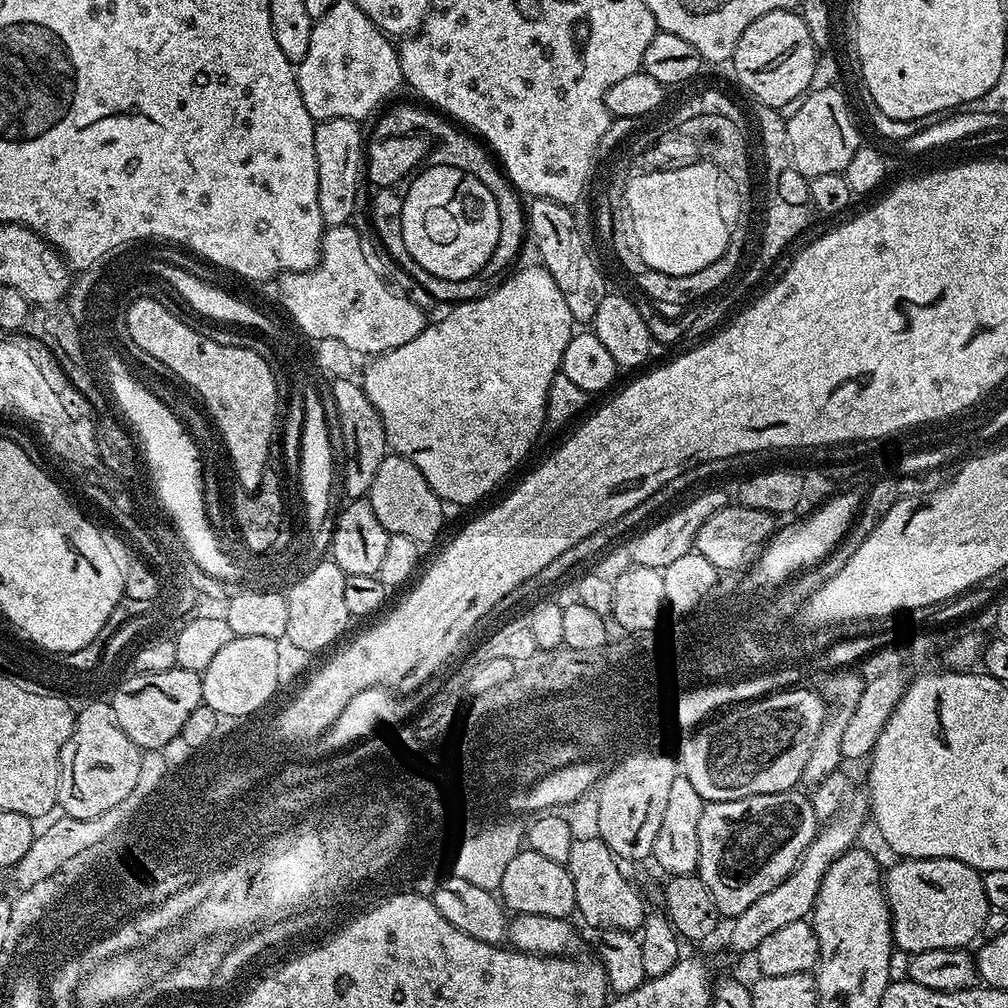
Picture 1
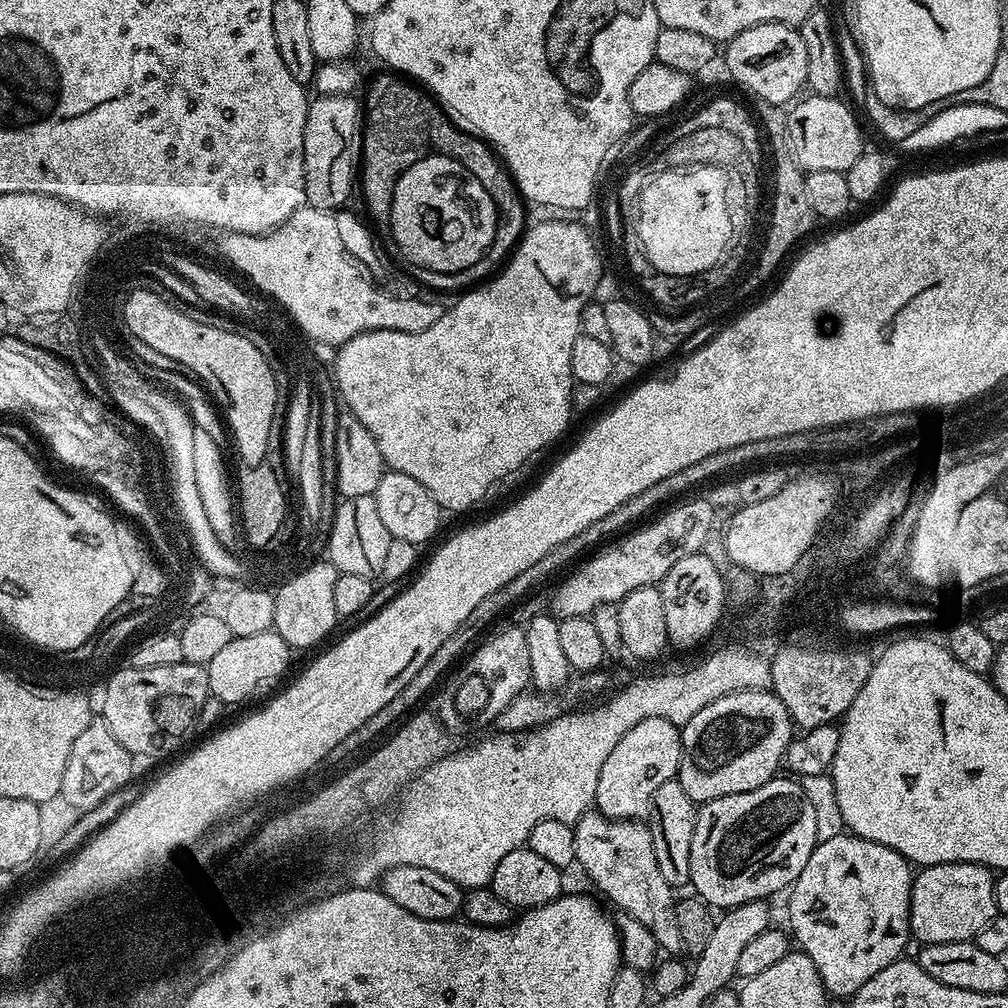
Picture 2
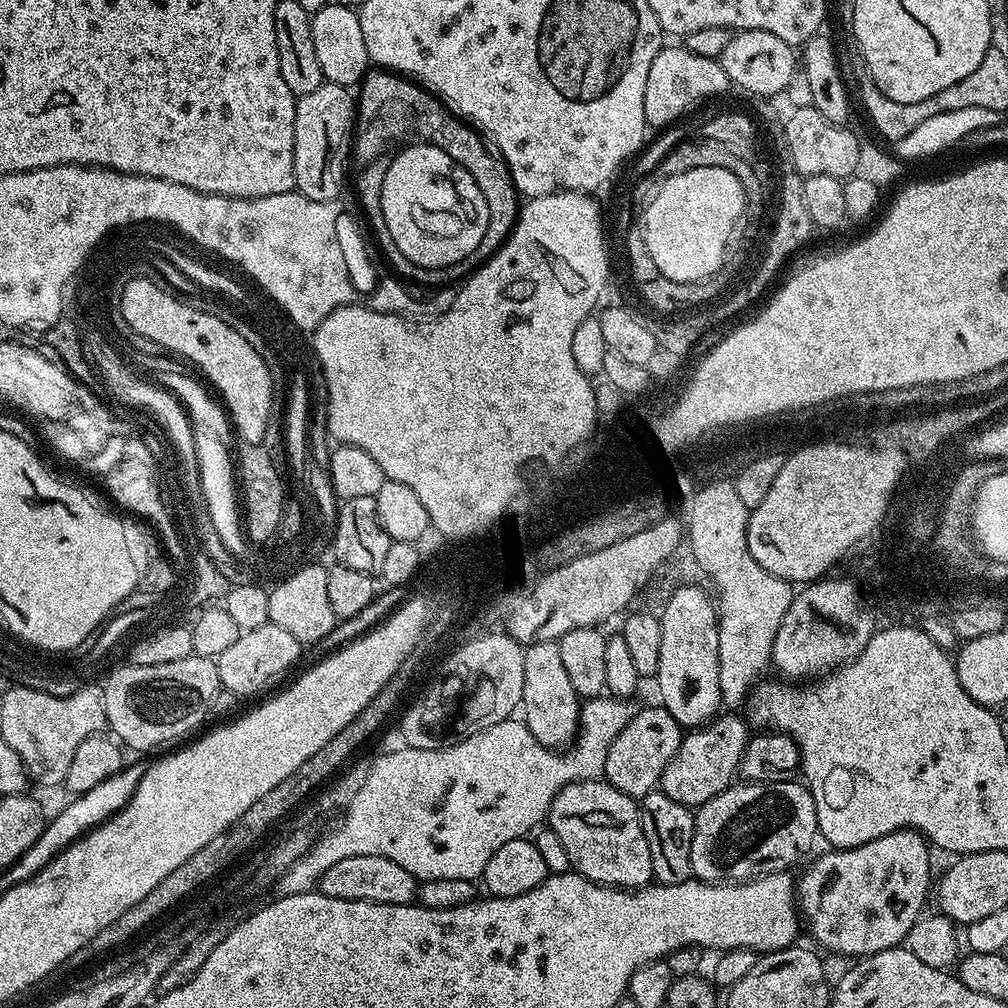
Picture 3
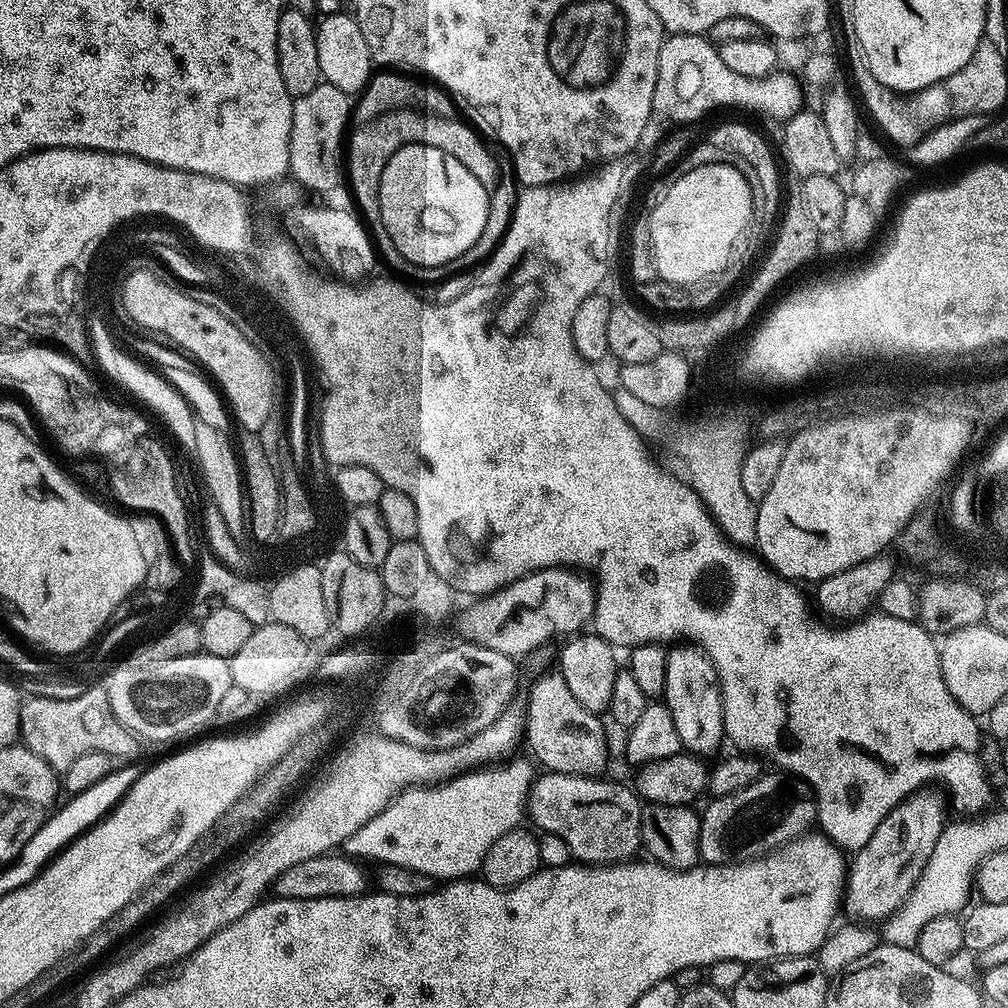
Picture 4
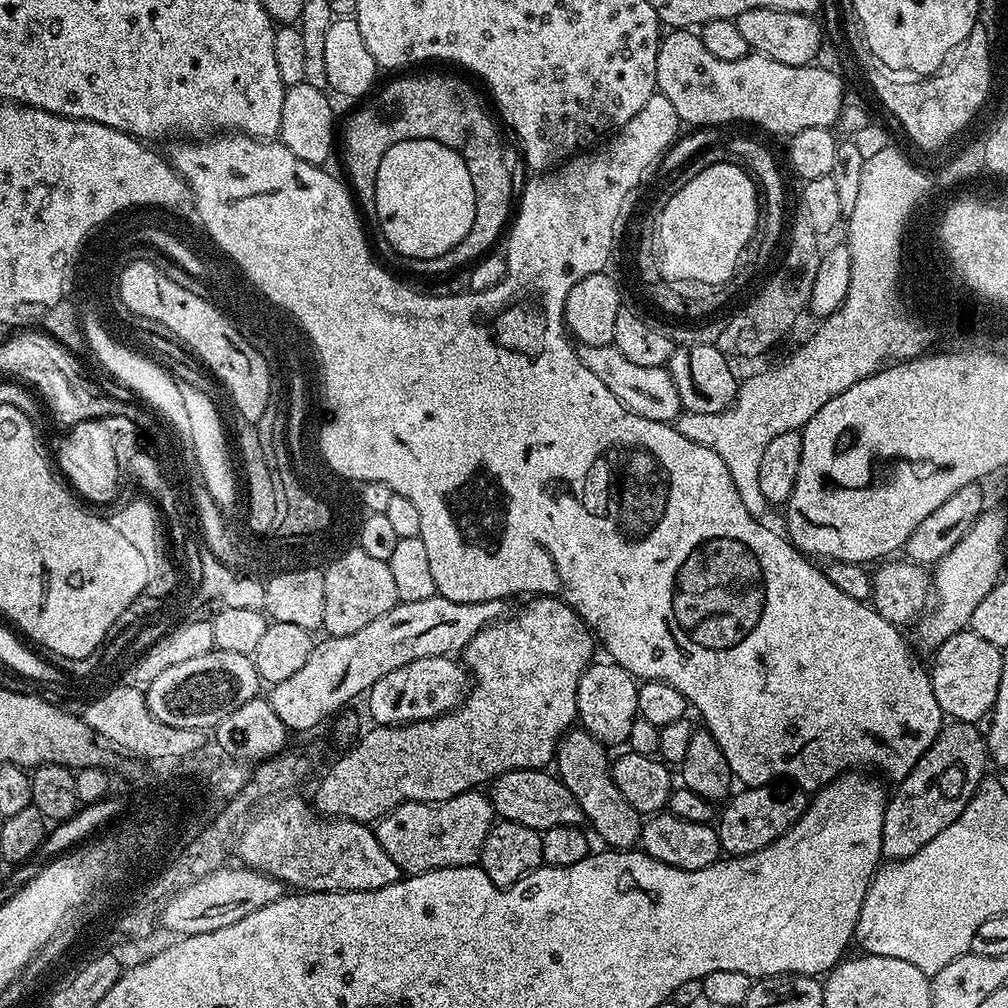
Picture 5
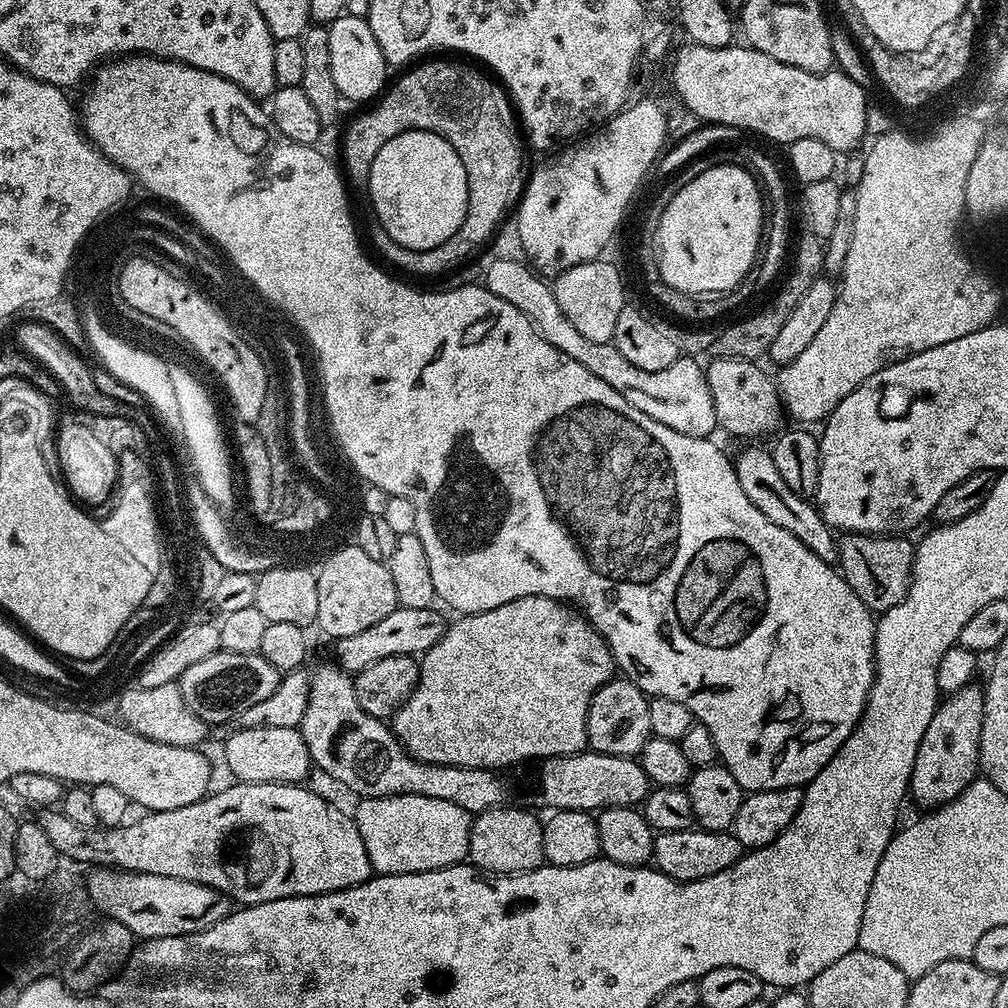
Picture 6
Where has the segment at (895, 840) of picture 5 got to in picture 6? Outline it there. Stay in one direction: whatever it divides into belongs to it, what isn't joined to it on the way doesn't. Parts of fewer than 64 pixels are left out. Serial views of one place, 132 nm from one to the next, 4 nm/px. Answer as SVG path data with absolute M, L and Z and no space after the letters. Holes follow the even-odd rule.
M971 682L956 692L949 692L936 705L934 718L922 734L918 754L914 758L911 799L916 799L924 810L941 808L970 786L980 772L980 735L984 717L984 689Z

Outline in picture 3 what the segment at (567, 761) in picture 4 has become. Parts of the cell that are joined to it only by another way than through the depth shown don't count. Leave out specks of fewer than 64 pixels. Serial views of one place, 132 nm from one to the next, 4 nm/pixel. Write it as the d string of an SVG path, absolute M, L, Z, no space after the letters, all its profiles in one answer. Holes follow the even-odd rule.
M537 640L524 650L524 699L522 719L530 734L538 738L542 746L564 750L575 741L580 731L580 706L582 698L574 690L566 666L562 662L562 650L555 640Z

